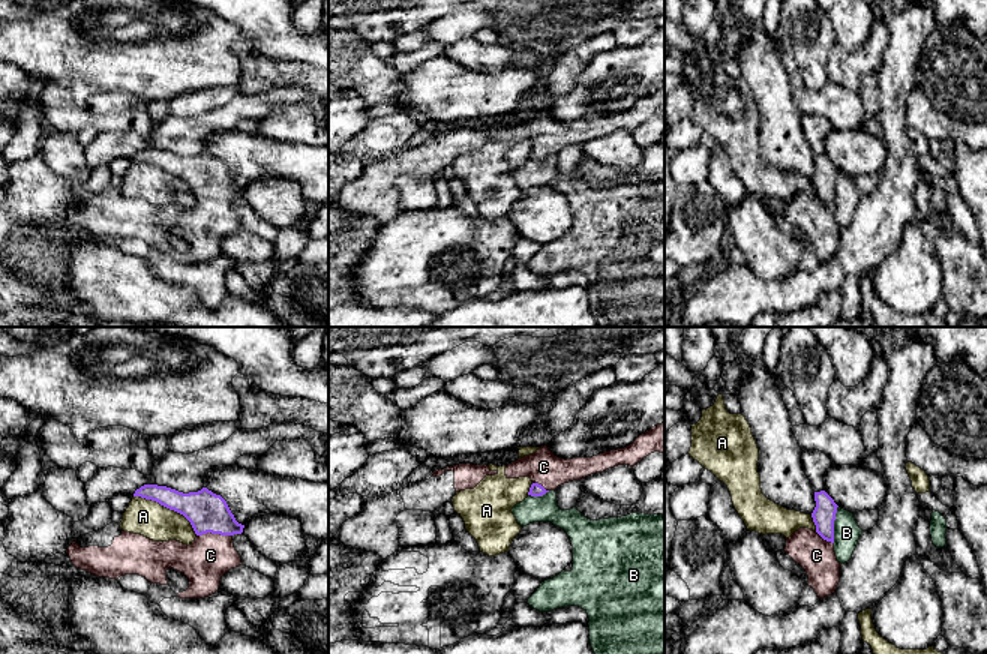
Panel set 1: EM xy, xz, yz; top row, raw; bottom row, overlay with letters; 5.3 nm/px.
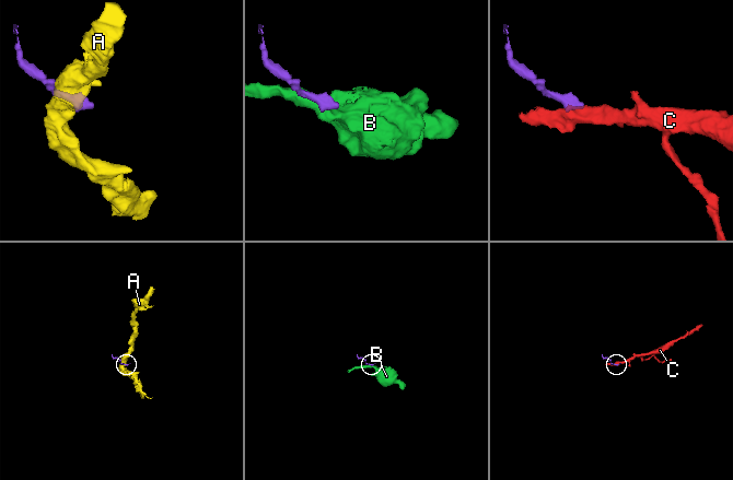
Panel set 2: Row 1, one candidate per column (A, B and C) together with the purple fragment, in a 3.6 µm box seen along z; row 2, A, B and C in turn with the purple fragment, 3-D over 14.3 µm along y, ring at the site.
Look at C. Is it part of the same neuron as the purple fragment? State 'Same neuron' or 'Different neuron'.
Same neuron

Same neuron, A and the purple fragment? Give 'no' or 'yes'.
no

